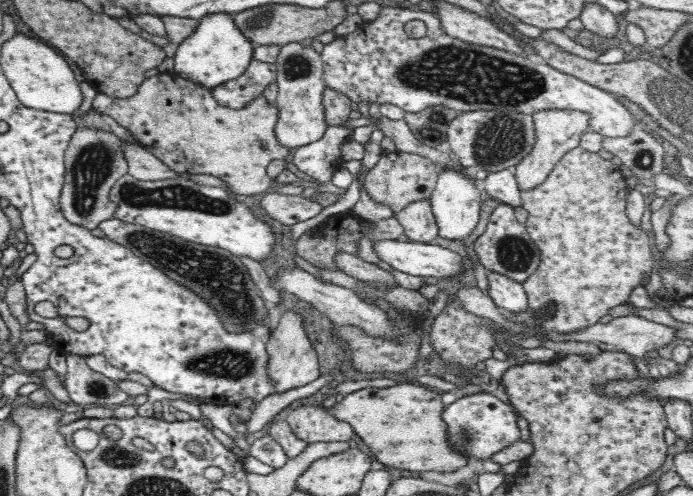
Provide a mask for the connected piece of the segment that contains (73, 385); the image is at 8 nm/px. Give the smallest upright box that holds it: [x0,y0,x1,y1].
[64,355,128,407]

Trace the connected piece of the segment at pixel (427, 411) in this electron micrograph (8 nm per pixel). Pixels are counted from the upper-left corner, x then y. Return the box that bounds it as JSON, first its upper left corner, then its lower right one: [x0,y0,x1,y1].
[331,382,469,472]

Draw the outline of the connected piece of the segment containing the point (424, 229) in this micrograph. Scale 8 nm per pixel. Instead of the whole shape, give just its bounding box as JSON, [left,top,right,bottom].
[395,198,439,243]

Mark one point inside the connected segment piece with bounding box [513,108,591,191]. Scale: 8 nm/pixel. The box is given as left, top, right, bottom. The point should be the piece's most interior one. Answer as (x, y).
(557, 131)

